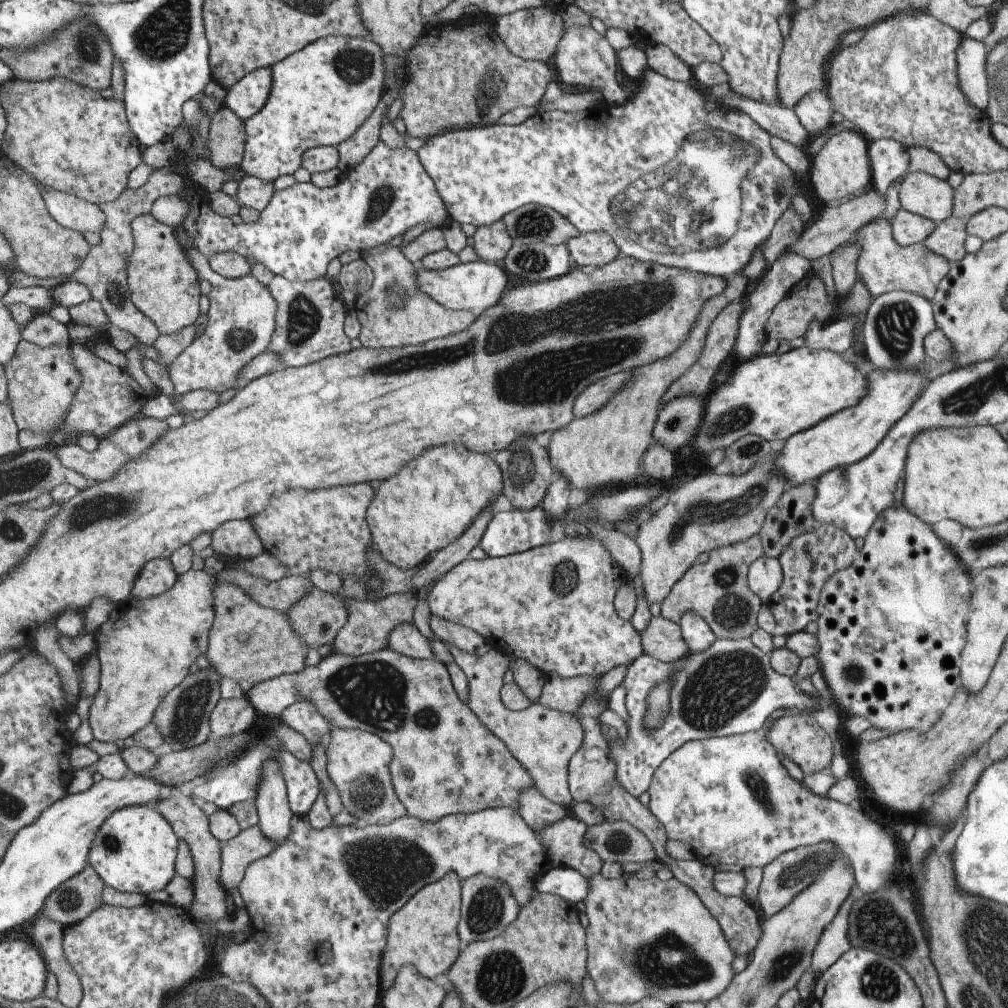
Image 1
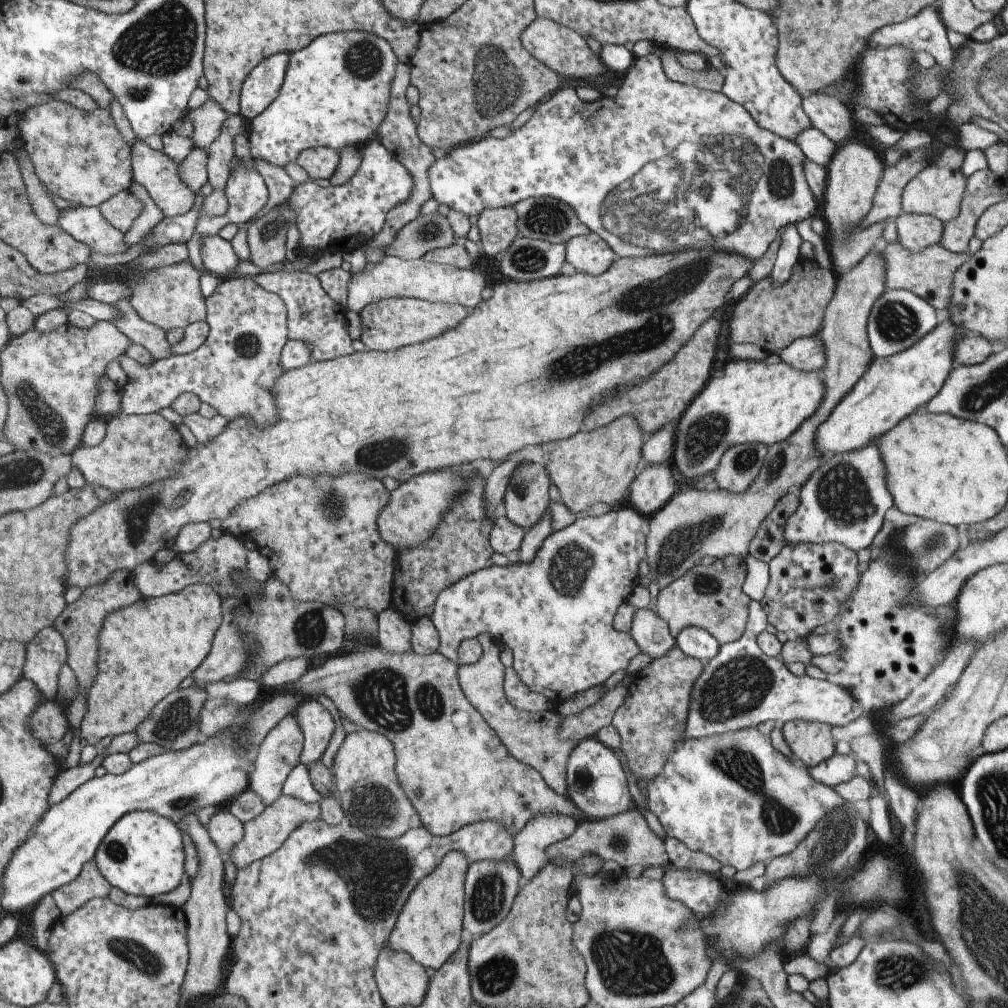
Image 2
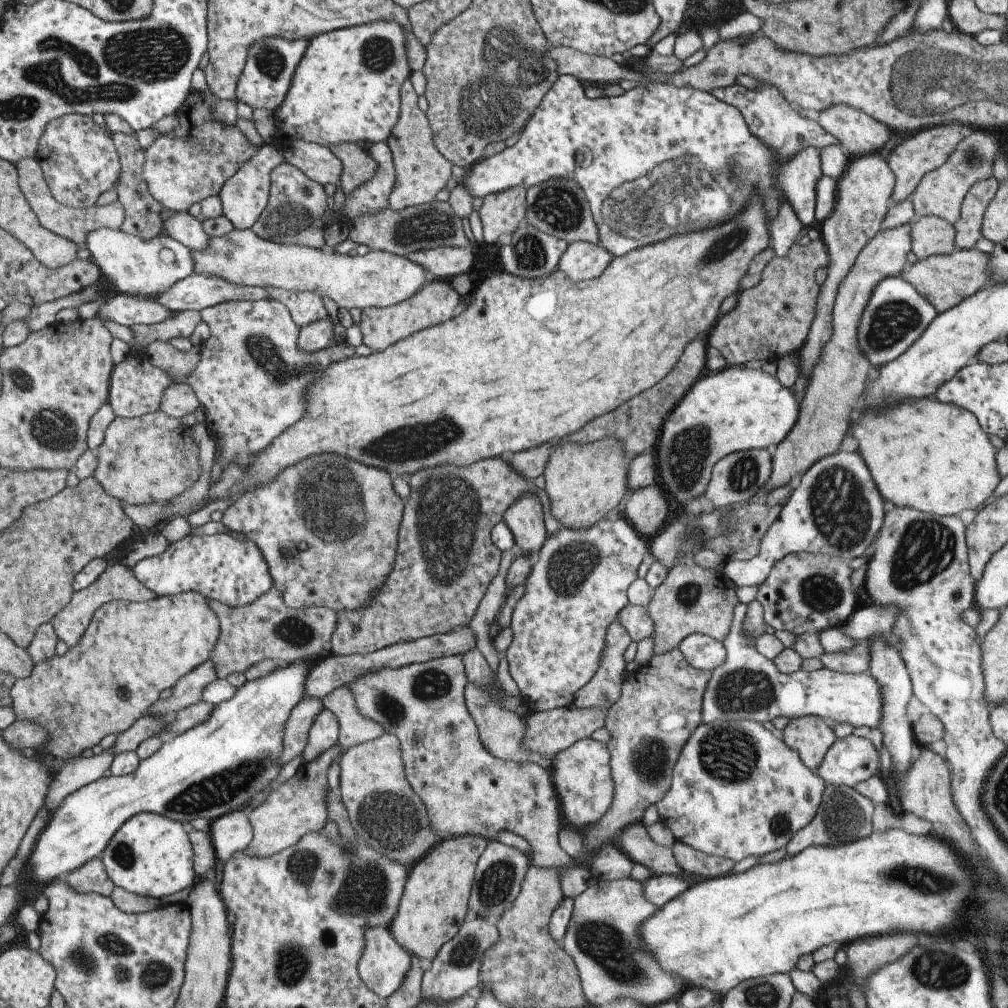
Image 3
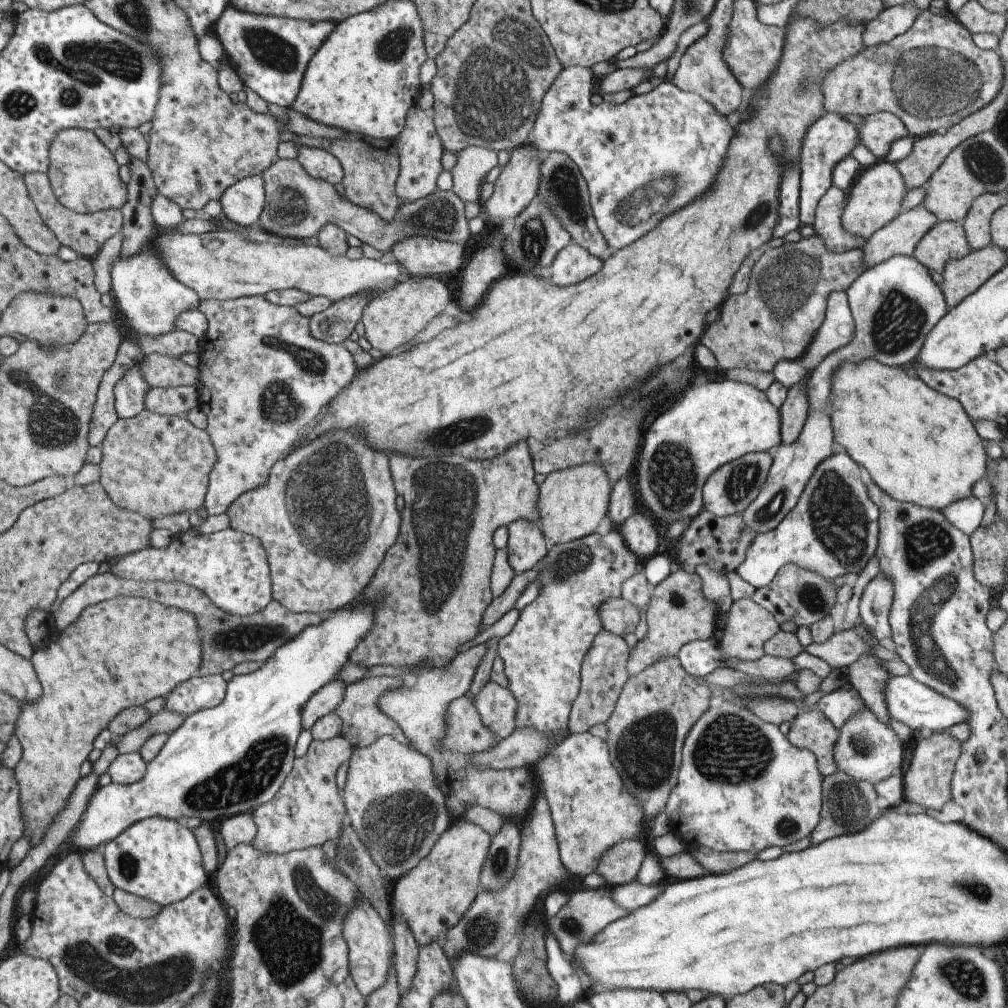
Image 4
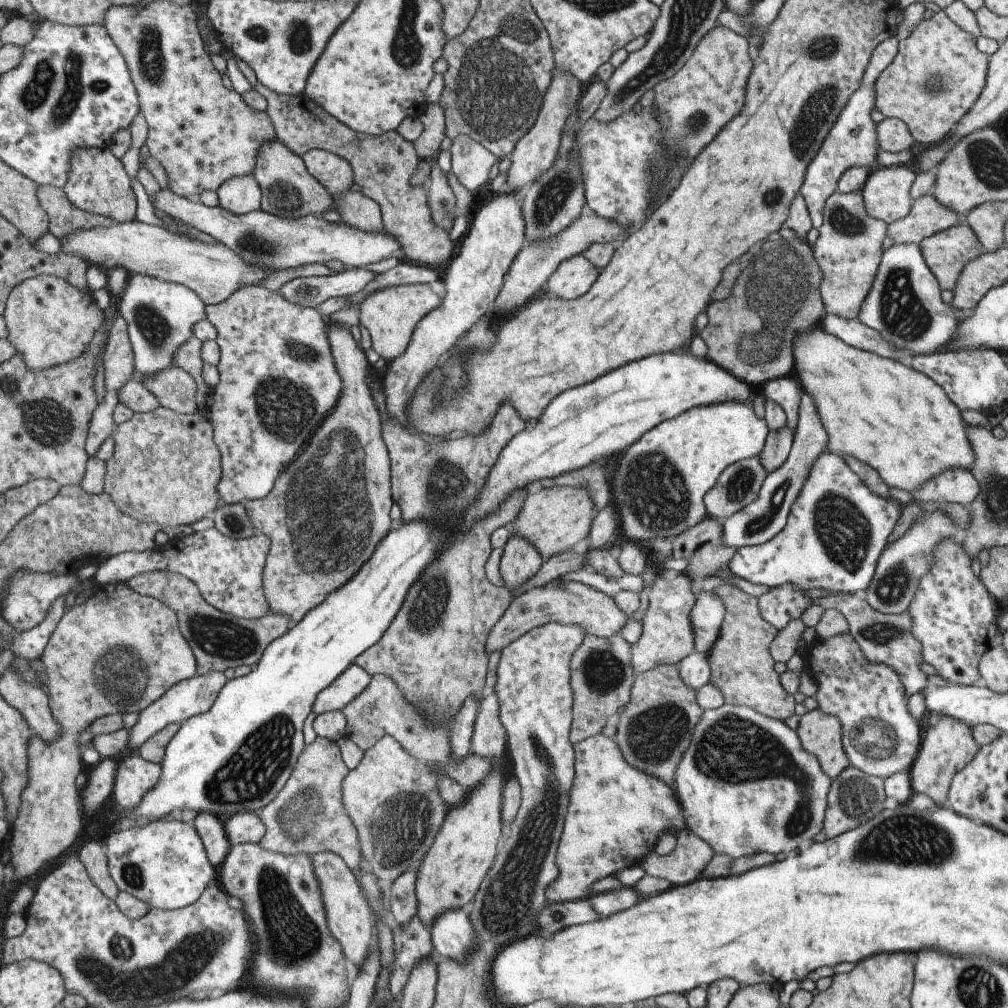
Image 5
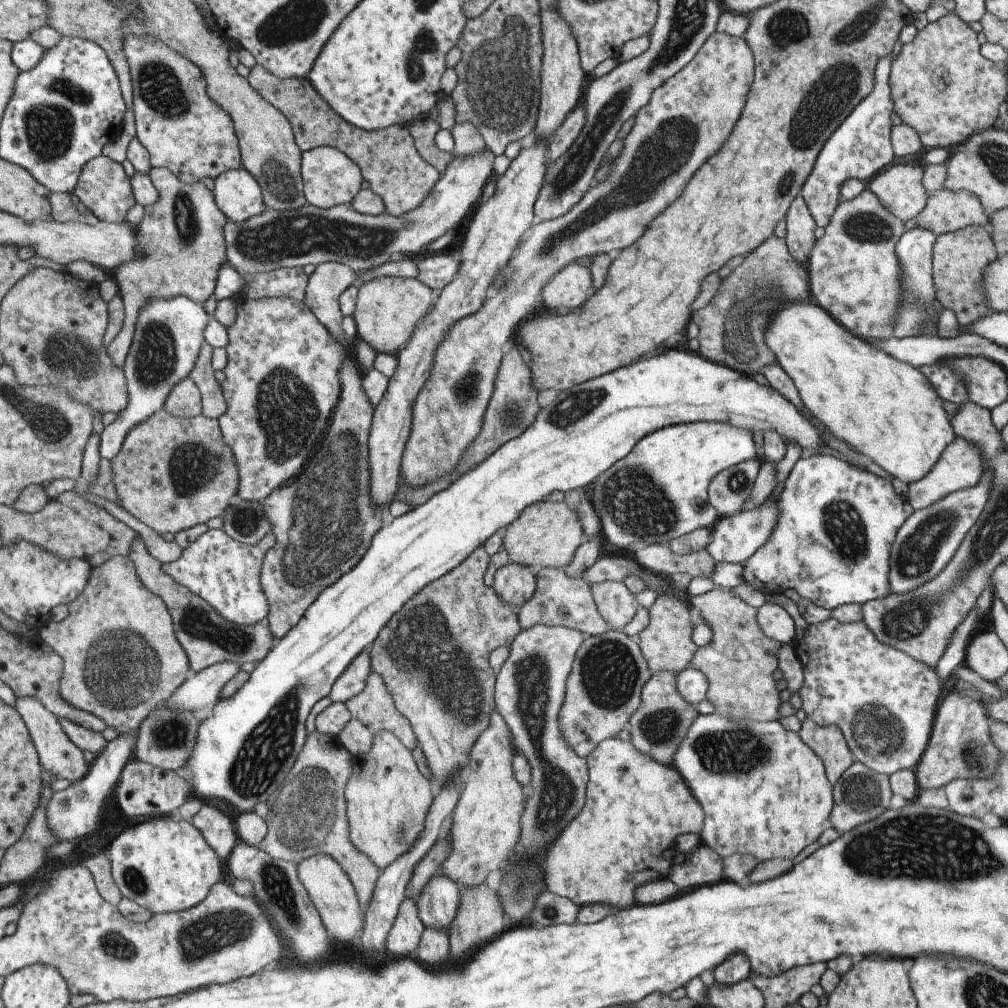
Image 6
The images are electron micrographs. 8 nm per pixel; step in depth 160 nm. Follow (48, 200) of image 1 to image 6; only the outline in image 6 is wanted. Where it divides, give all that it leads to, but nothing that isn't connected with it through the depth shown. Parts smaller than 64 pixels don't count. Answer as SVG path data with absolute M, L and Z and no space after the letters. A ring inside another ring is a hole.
M187 297L146 301L137 315L132 341L121 368L126 380L127 404L99 434L98 451L102 459L113 458L127 432L163 409L171 389L193 368L201 345L205 343L203 331L209 319L201 304Z

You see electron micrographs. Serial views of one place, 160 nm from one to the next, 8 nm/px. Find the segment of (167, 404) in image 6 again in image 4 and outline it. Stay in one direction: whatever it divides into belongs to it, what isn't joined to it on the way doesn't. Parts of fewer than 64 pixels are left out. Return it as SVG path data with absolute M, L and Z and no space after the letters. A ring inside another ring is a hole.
M156 353L147 354L138 366L149 387L176 388L198 385L198 368L188 366L177 358Z

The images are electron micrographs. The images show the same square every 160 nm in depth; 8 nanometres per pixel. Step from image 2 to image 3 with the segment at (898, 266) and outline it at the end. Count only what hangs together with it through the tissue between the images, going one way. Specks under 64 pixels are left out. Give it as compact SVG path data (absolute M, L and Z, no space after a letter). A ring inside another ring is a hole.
M961 249L953 253L934 255L924 260L915 260L907 264L899 273L899 276L911 284L925 300L935 308L937 314L953 308L971 296L977 293L985 285L985 276L987 276L987 254L971 249Z

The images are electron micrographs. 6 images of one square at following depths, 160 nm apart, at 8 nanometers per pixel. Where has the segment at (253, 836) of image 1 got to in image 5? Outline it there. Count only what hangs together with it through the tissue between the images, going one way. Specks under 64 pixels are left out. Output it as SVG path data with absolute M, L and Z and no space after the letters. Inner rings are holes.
M316 736L305 745L281 790L269 804L257 811L265 825L259 846L283 855L303 853L311 857L317 853L335 853L344 860L354 876L358 875L361 849L356 828L345 812L340 789L348 772L335 741Z

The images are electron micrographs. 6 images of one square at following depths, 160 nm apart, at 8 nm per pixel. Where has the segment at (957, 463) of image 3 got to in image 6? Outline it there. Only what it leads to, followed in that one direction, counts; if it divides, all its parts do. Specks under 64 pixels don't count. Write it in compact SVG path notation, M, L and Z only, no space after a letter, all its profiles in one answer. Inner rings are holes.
M811 299L785 303L775 309L768 316L763 336L765 346L791 379L807 412L830 434L851 446L859 456L870 458L893 478L907 484L923 478L941 451L954 439L950 418L941 406L942 400L919 369L851 334Z

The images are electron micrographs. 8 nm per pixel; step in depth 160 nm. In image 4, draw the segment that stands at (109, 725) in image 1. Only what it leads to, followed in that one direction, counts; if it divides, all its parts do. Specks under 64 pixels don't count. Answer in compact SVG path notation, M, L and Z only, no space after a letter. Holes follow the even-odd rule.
M143 597L106 599L97 604L85 607L81 614L79 614L79 618L75 620L75 623L71 624L69 628L65 628L63 633L53 636L46 644L33 651L30 662L41 686L41 693L35 702L29 702L29 704L23 704L21 706L21 715L18 717L17 727L14 731L14 735L21 745L21 759L17 762L13 770L21 788L23 813L24 819L26 820L26 828L23 831L22 837L29 840L30 846L35 846L43 838L43 832L47 830L47 826L53 822L53 816L57 816L59 808L65 806L67 796L69 796L77 780L80 778L80 766L87 759L88 753L93 748L93 740L102 729L107 728L107 724L111 722L111 718L115 718L119 712L127 708L143 705L153 698L166 697L175 686L197 675L201 664L199 624L197 624L197 618L191 612L185 612L185 610L179 610L179 608L174 607L164 607L157 602L151 602Z

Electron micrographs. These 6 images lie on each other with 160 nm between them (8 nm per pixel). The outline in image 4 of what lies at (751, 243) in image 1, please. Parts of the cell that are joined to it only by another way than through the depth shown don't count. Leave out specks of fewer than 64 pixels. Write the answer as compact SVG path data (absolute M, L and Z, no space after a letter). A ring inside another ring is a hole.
M565 66L565 68L562 68L559 75L551 82L550 87L544 92L539 111L537 112L537 116L535 116L535 120L533 120L533 128L531 128L526 145L527 148L531 148L531 152L538 157L547 157L551 152L561 152L561 154L569 156L569 160L577 166L580 176L585 180L586 188L590 196L591 212L599 233L603 236L607 246L612 248L613 251L618 251L621 250L623 246L631 244L633 240L638 240L641 236L653 230L663 218L667 218L669 212L673 212L673 208L675 208L675 210L681 208L683 204L687 204L689 200L693 200L695 196L699 196L701 192L705 192L705 190L713 184L713 176L715 176L717 170L719 170L719 164L721 164L723 154L725 154L725 148L731 144L731 138L735 136L735 134L733 134L734 126L727 121L727 117L721 116L719 112L715 111L715 108L713 108L711 104L707 104L707 100L699 98L697 94L679 90L679 88L672 86L670 82L666 81L655 86L655 88L647 92L647 94L631 96L622 104L607 104L607 102L601 102L601 104L593 105L590 103L591 80L593 80L593 74L590 69L582 68L581 66ZM824 113L822 117L812 120L812 124L807 126L799 148L798 216L801 226L813 225L815 206L825 190L832 186L831 170L839 160L843 160L855 148L855 144L859 140L857 134L859 134L857 128L839 114Z

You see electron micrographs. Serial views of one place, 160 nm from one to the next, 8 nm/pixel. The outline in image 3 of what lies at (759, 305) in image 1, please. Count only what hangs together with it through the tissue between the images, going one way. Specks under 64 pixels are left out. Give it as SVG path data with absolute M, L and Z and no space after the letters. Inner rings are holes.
M783 198L779 202L781 204L779 204L779 210L777 210L777 216L771 220L771 224L767 228L774 255L783 258L783 256L787 256L789 248L798 238L797 235L802 225L795 218L791 206Z

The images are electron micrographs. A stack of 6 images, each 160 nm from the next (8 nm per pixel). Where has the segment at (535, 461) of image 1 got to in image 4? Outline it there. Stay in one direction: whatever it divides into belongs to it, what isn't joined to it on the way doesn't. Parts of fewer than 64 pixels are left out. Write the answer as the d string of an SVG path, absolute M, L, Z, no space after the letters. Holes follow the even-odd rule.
M515 520L506 525L508 540L507 560L513 573L521 573L537 566L545 557L547 546L543 532L531 520Z

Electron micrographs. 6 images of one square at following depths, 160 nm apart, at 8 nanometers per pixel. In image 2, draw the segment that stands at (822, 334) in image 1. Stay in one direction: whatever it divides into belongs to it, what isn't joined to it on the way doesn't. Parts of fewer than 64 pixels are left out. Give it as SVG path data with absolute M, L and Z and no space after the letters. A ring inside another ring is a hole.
M816 335L796 339L783 348L778 356L781 362L785 362L787 366L793 366L799 372L818 370L825 364L823 346L819 342L819 336Z

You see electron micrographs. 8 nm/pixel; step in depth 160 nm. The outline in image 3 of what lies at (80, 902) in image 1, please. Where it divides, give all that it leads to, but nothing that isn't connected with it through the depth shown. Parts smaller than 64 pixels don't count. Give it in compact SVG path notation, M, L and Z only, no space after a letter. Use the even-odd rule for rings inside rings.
M99 857L89 860L62 879L67 884L67 888L79 894L96 893L103 897L110 897L115 888L107 877Z

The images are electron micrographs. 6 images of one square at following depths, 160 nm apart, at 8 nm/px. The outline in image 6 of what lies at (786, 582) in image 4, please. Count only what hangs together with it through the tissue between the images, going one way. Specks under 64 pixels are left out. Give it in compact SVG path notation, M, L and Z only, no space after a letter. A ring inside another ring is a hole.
M764 603L756 609L756 621L760 631L779 644L789 644L794 639L793 620L778 605Z

